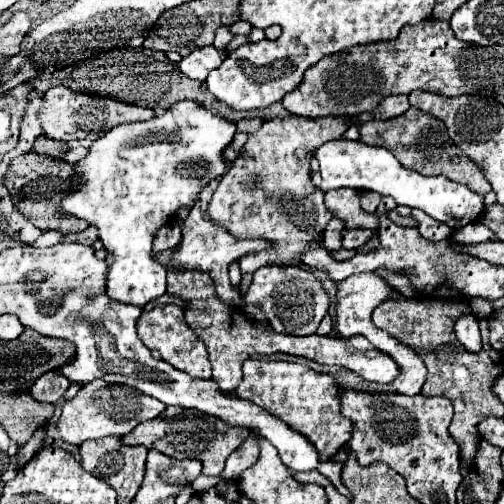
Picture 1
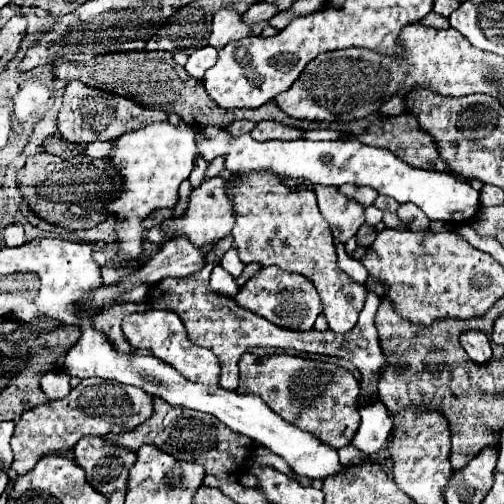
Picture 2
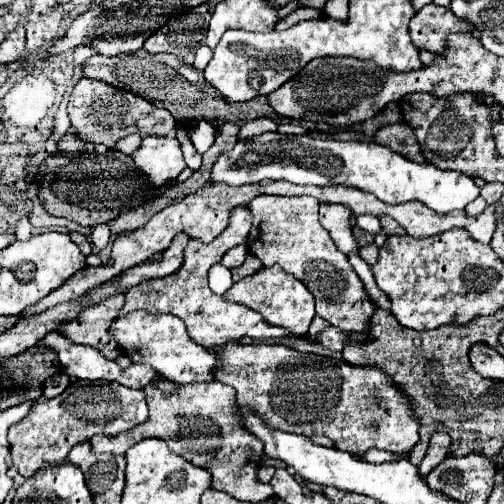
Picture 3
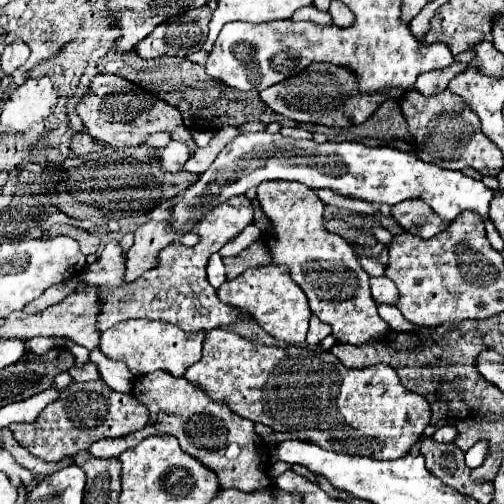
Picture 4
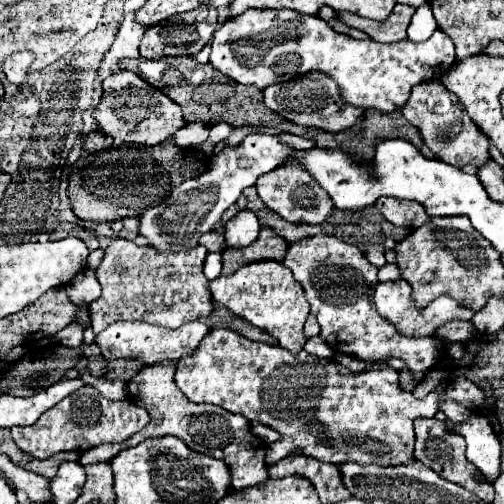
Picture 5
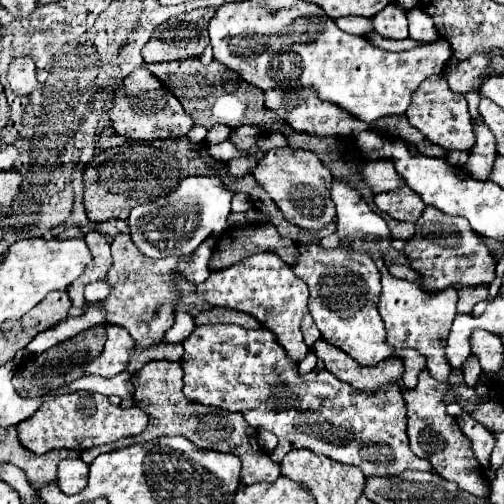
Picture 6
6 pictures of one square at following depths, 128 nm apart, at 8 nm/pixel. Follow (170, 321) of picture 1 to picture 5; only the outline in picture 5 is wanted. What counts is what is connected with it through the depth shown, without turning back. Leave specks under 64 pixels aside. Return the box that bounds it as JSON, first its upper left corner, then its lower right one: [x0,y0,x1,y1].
[94,321,210,366]

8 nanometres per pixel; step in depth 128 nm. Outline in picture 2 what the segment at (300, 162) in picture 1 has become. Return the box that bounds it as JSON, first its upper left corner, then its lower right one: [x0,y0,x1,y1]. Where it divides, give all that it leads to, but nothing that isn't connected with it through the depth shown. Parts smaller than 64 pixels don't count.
[226,96,406,334]

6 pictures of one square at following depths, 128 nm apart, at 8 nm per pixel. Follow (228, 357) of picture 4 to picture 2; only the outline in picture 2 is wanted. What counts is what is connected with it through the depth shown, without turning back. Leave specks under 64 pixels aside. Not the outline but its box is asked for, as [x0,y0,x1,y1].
[236,354,360,448]

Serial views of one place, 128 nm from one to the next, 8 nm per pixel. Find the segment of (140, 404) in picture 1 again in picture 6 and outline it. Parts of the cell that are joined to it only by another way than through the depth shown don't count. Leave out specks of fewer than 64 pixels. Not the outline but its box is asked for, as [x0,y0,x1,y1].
[16,392,148,454]

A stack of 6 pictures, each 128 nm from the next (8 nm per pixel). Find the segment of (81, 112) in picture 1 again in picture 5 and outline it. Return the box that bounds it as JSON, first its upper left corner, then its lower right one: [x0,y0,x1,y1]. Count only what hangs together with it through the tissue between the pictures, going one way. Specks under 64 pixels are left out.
[92,70,186,146]

